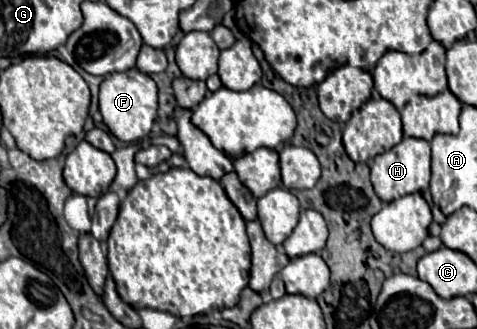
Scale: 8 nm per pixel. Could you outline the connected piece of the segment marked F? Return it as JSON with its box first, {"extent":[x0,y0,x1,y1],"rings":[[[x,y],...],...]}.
{"extent":[100,69,158,143],"rings":[[[128,69],[124,73],[108,75],[100,85],[100,113],[108,131],[124,143],[134,143],[146,137],[152,131],[158,111],[156,93],[158,93],[156,83],[146,73],[140,73],[138,69]]]}

